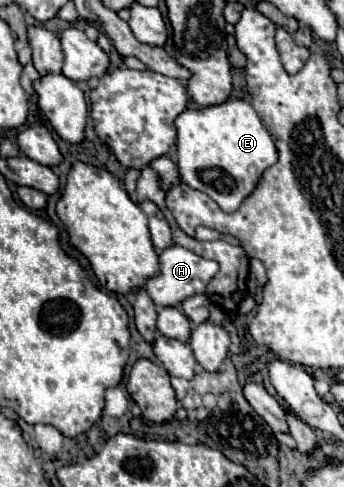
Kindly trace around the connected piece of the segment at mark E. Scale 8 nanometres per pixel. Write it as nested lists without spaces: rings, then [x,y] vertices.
[[[229,99],[205,109],[187,109],[175,119],[175,127],[181,179],[215,199],[223,211],[235,211],[255,189],[259,175],[277,161],[271,135],[245,99]]]

